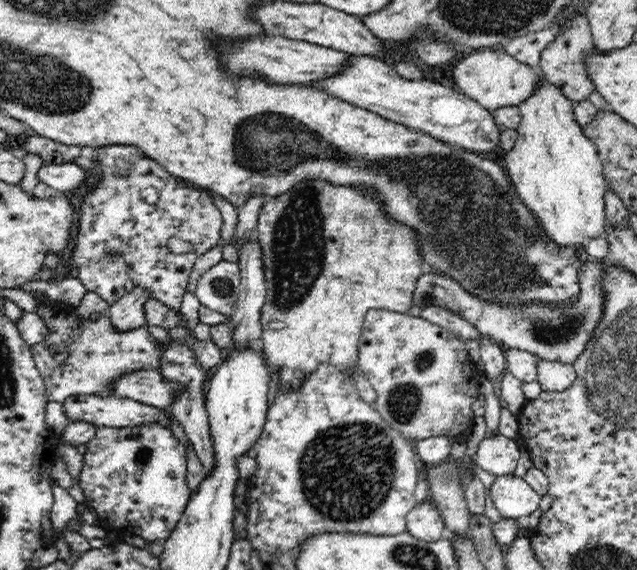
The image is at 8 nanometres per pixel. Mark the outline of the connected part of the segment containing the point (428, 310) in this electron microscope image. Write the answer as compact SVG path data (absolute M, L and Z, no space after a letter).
M441 304L425 306L422 309L421 317L449 330L464 342L468 339L477 339L480 336L474 323Z

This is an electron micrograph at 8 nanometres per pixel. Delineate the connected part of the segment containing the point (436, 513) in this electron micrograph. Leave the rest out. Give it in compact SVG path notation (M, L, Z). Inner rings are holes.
M430 500L418 503L406 517L407 531L426 542L437 542L447 535L440 511Z

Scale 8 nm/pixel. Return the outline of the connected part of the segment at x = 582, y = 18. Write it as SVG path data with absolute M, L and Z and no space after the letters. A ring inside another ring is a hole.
M576 12L574 18L568 20L564 26L560 26L558 36L542 50L539 58L539 67L543 79L549 84L557 86L562 94L572 102L587 100L596 90L596 86L588 75L586 59L594 52L594 43L587 15Z

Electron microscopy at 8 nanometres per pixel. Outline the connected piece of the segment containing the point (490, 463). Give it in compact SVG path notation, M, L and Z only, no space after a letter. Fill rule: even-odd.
M495 434L485 437L476 448L475 460L482 470L497 476L514 475L520 449L513 439Z

